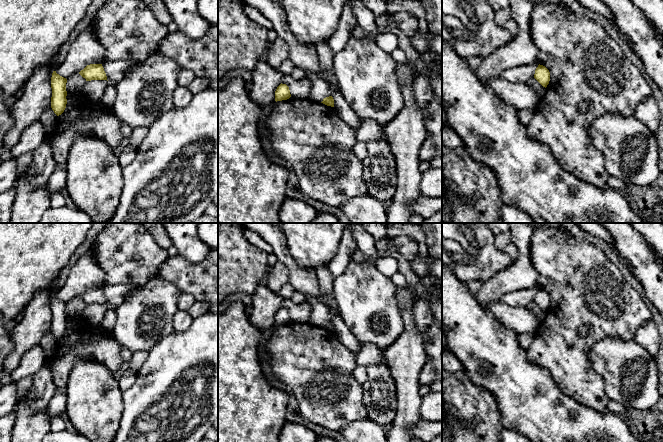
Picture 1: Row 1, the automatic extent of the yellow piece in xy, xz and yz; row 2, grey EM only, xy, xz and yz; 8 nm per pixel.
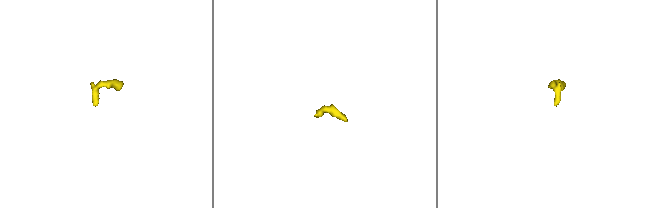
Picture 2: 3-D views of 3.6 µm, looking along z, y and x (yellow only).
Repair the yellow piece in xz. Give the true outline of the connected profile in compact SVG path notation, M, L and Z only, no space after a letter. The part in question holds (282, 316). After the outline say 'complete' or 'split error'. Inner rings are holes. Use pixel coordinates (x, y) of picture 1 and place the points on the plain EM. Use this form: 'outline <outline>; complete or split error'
outline M280 308L275 315L275 325L287 324L291 321L289 311L286 308Z; complete

